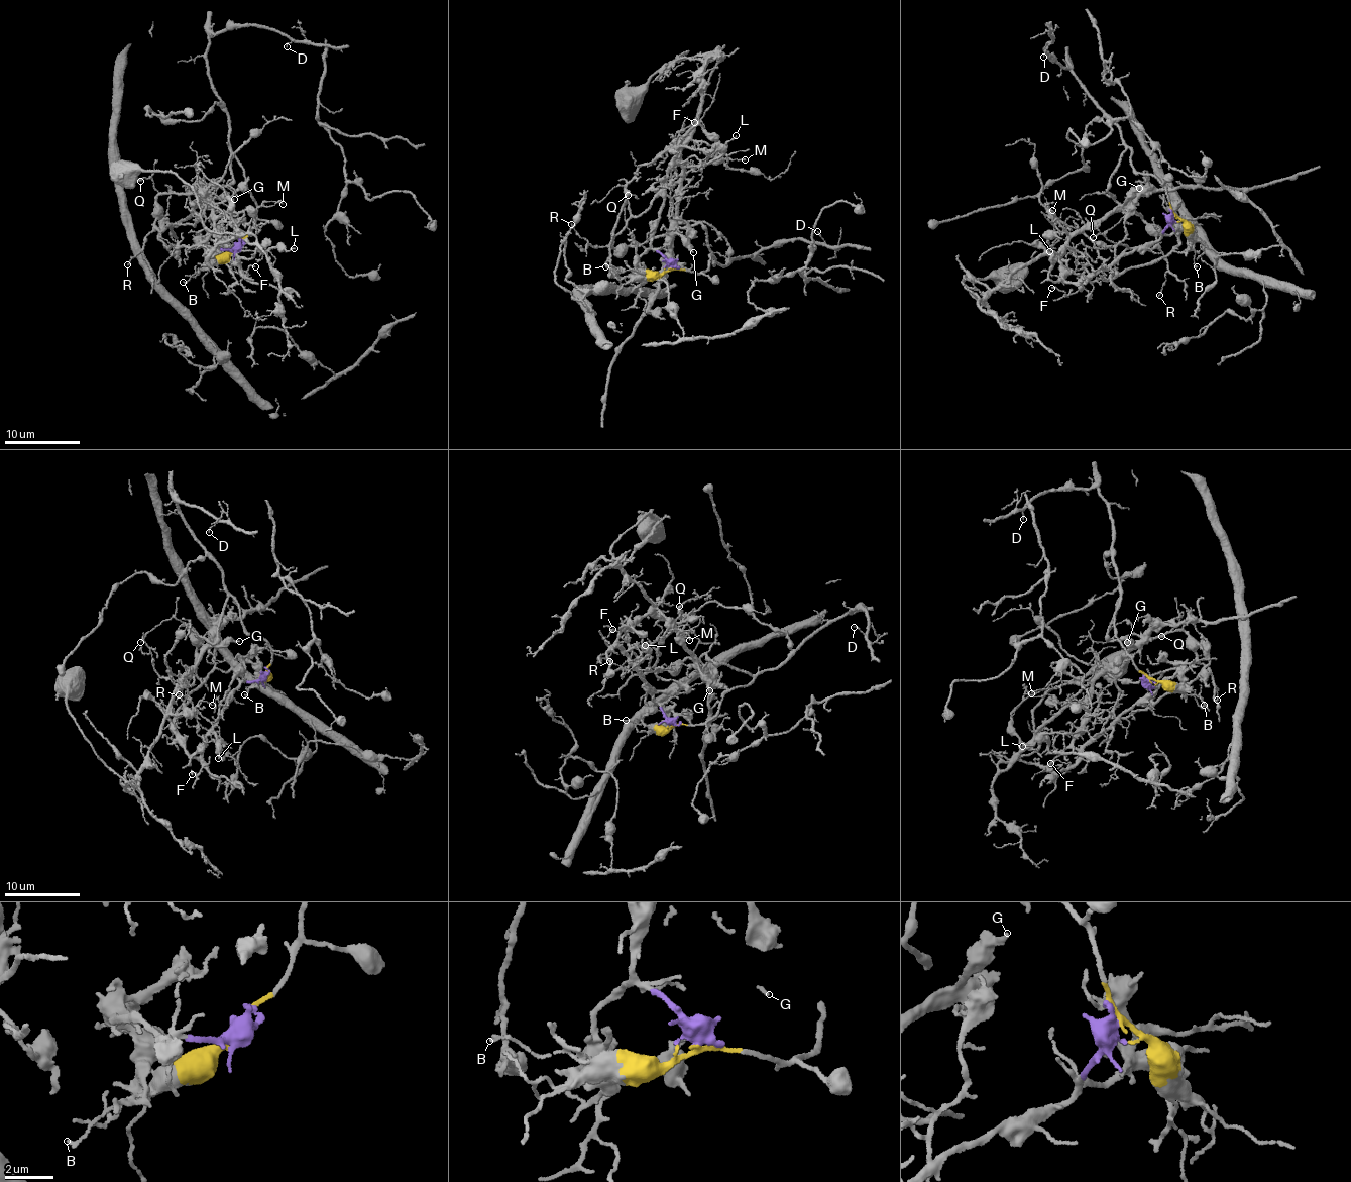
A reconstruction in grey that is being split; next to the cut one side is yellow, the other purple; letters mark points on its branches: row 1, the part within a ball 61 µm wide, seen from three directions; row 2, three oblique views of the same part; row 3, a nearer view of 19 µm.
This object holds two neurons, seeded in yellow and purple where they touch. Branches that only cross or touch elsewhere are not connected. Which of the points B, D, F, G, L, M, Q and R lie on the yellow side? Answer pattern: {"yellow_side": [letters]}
{"yellow_side": ["B", "D", "Q", "R"]}

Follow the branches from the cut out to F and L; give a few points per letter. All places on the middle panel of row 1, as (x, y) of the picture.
F: (663, 267), (664, 256), (652, 246), (652, 237), (677, 137), (694, 121)
L: (663, 267), (664, 256), (652, 246), (652, 235), (670, 170), (689, 157), (703, 165), (717, 159), (736, 135)

